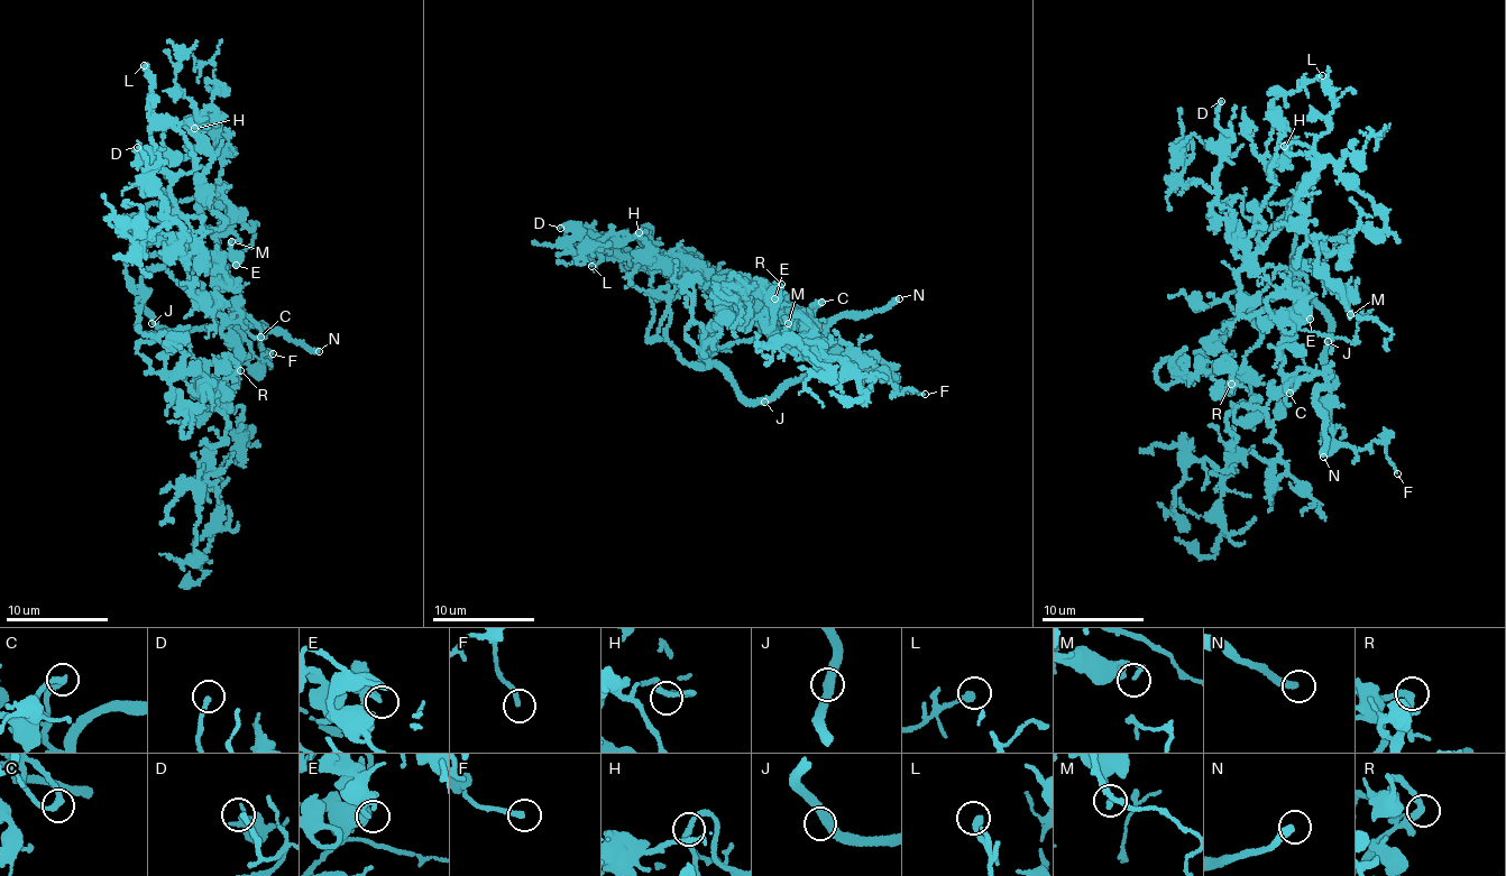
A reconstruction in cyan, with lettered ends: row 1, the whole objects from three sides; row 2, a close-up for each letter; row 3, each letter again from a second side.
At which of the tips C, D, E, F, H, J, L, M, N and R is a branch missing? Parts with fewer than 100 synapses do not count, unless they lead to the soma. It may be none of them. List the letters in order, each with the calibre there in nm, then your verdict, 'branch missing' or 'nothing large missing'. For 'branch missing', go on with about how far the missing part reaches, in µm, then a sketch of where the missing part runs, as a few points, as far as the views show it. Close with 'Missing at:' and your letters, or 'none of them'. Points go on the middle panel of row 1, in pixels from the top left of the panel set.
C: 200 nm | nothing large missing
D: 200 nm | nothing large missing
E: 200 nm | nothing large missing
F: 240 nm | nothing large missing
H: 200 nm | nothing large missing
J: 380 nm | nothing large missing
L: 300 nm | nothing large missing
M: 180 nm | nothing large missing
N: 360 nm | branch missing | 80 µm | (899, 298), (925, 264), (915, 184), (873, 131), (805, 91), (676, 75), (597, 28), (550, 28)
R: 280 nm | nothing large missing
Missing at: N

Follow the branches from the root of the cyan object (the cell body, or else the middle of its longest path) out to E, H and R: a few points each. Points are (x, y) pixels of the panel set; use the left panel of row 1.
E: (210, 304), (212, 309), (216, 306), (216, 285), (230, 285), (220, 267), (226, 256), (236, 265)
H: (210, 304), (155, 268), (143, 233), (152, 203), (207, 202), (194, 128)
R: (210, 304), (238, 346), (239, 375), (227, 389), (192, 393), (195, 380), (201, 398), (240, 370)

